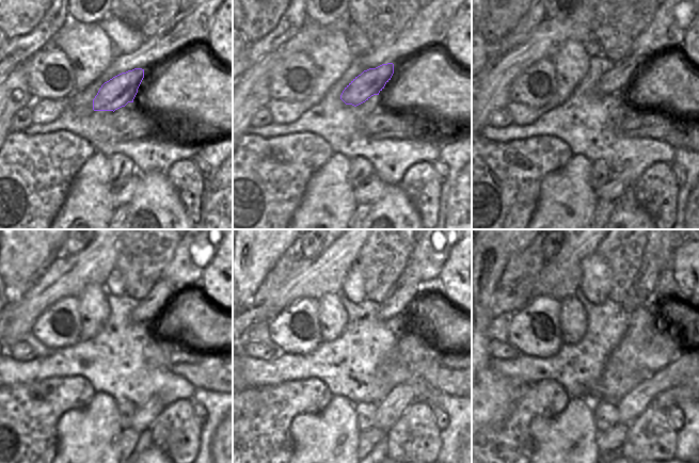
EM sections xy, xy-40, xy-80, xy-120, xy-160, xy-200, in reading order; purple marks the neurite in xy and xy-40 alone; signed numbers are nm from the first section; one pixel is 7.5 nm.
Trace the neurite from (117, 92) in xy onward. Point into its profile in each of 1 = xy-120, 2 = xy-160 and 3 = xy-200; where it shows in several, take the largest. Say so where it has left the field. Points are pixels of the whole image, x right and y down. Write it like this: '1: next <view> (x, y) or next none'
1: next xy-120 (145, 313)
2: next xy-160 (401, 294)
3: next xy-200 (639, 293)

